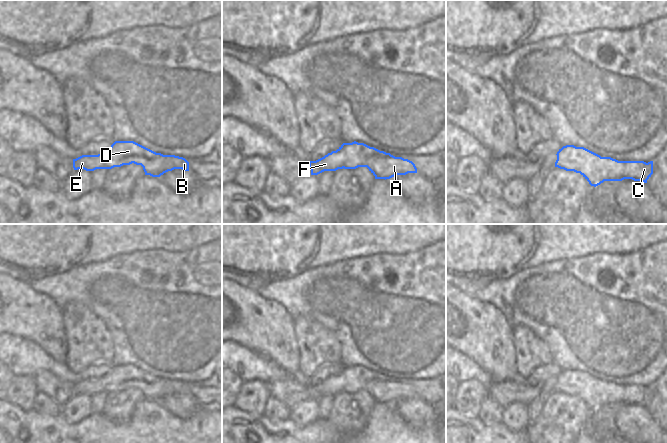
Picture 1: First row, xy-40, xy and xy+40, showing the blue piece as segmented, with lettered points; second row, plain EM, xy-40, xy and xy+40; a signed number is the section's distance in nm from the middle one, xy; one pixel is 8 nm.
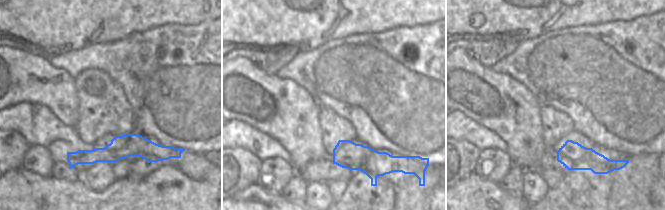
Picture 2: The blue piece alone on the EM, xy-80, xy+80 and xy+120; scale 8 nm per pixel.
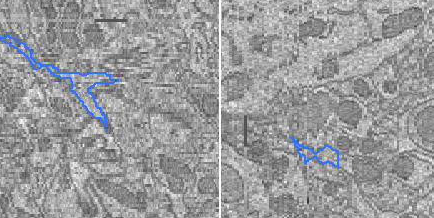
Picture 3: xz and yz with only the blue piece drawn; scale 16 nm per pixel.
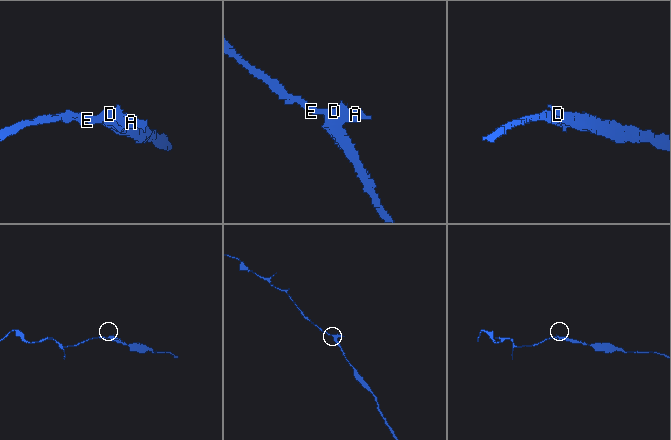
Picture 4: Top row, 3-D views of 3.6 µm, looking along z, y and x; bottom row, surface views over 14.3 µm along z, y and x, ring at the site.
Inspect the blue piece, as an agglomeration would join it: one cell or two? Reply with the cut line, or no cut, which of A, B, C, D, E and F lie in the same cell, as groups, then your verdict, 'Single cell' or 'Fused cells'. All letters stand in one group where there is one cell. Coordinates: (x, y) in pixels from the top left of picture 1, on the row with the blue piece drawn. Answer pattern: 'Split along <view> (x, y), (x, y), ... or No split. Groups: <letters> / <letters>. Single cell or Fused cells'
Split along xy+40 (607, 161), (601, 162), (597, 166), (583, 166), (578, 172). Groups: A B C E F / D. Fused cells.

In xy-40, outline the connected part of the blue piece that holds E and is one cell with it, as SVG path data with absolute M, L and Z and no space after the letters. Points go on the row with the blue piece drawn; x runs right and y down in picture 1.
M109 150L98 155L82 155L73 159L74 170L84 169L86 171L94 171L96 169L112 169L123 165L123 163L113 162L113 158L109 154Z

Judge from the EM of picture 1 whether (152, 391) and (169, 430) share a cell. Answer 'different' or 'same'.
different

